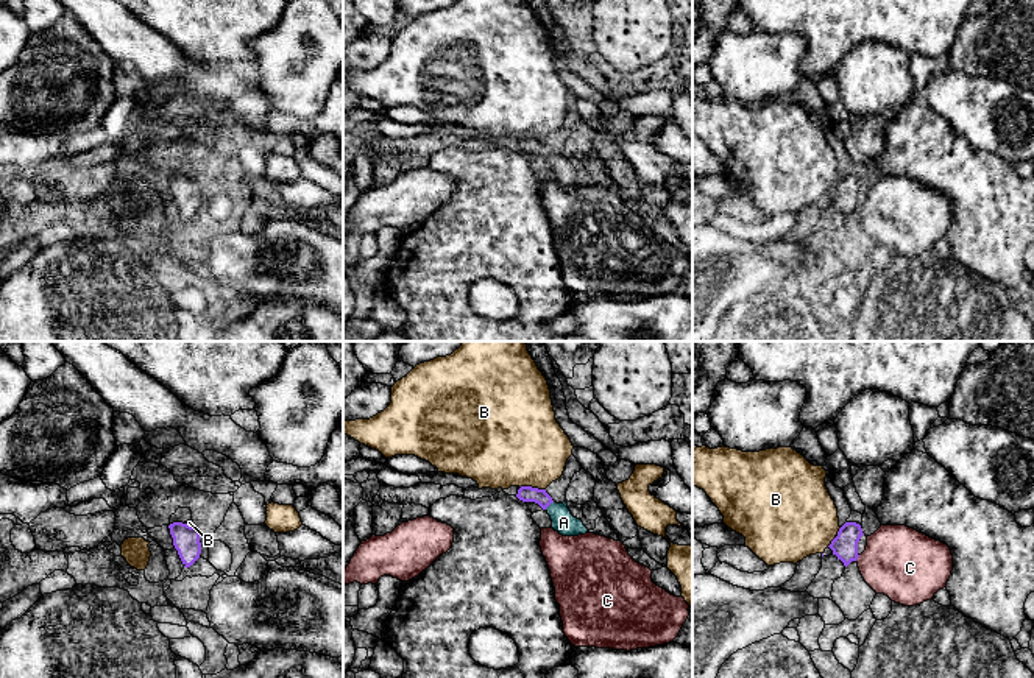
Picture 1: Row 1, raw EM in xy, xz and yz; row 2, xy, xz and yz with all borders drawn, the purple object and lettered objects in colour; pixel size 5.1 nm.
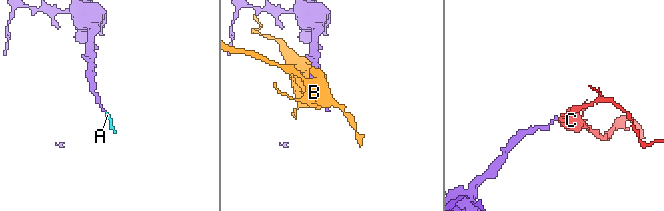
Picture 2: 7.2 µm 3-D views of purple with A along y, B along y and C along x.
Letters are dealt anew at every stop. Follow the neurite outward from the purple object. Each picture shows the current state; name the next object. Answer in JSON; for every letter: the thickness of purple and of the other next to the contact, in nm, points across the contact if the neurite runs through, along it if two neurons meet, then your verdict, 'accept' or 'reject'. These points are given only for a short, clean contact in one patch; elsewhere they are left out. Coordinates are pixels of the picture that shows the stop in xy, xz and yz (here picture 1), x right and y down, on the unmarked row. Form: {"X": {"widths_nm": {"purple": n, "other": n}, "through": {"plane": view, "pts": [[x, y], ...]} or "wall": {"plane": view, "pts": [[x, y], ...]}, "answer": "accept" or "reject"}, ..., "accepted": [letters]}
{"A": {"widths_nm": {"purple": 80, "other": 120}, "through": {"plane": "xz", "pts": [[524, 144], [538, 147], [548, 156], [563, 173]]}, "answer": "accept"}, "B": {"widths_nm": {"purple": 80, "other": 460}, "answer": "reject"}, "C": {"widths_nm": {"purple": 140, "other": 380}, "wall": {"plane": "yz", "pts": [[860, 206], [855, 211]]}, "answer": "reject"}, "accepted": ["A"]}

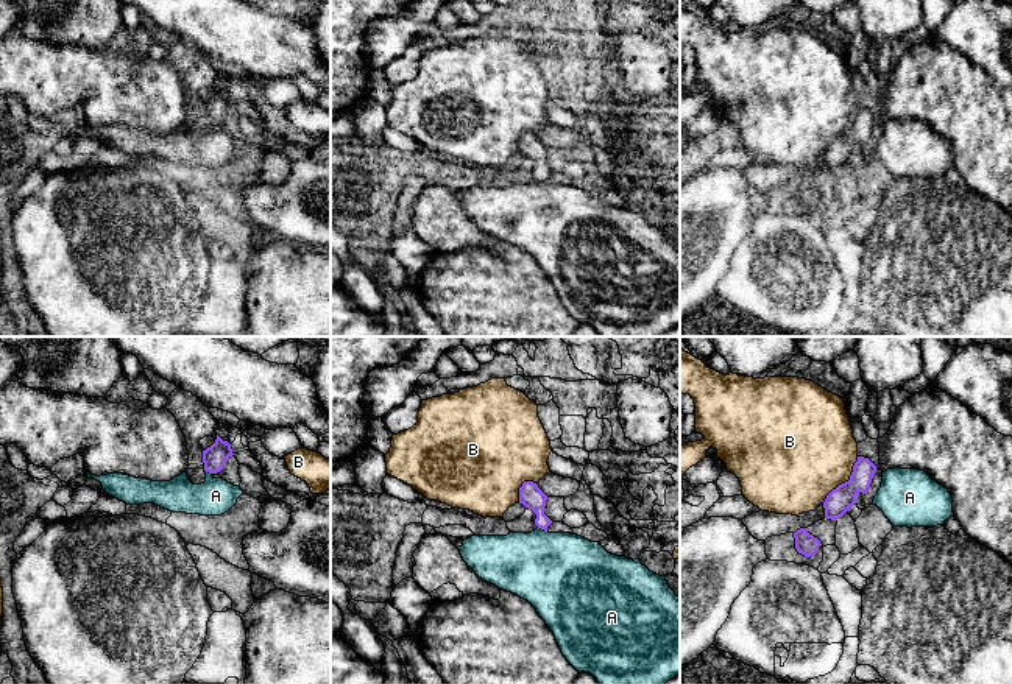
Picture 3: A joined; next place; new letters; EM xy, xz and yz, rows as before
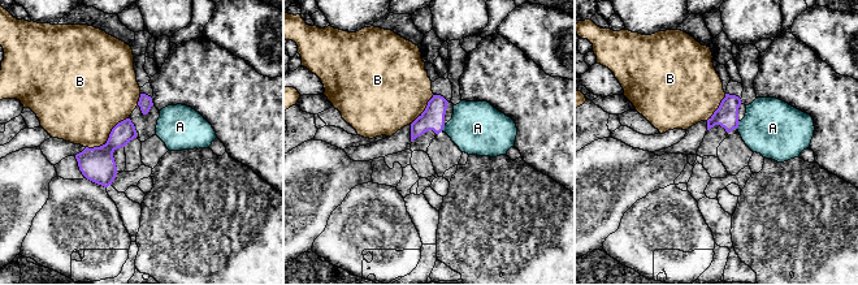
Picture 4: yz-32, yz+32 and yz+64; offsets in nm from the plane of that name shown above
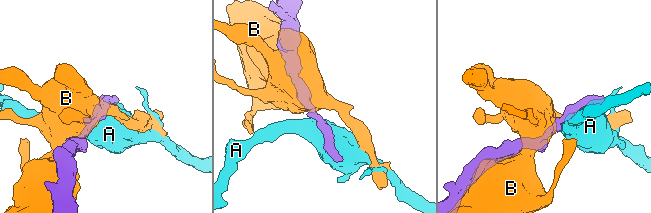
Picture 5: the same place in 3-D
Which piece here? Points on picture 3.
{"A": {"widths_nm": {"purple": 120, "other": 440}, "answer": "reject"}, "B": {"widths_nm": {"purple": 140, "other": 480}, "answer": "reject"}, "accepted": []}

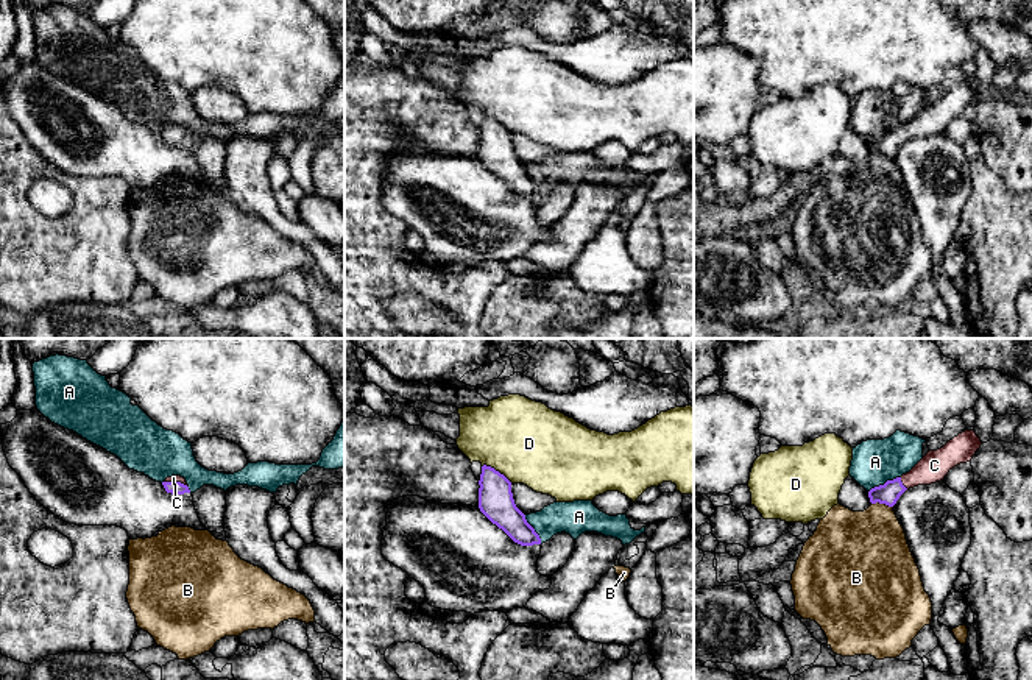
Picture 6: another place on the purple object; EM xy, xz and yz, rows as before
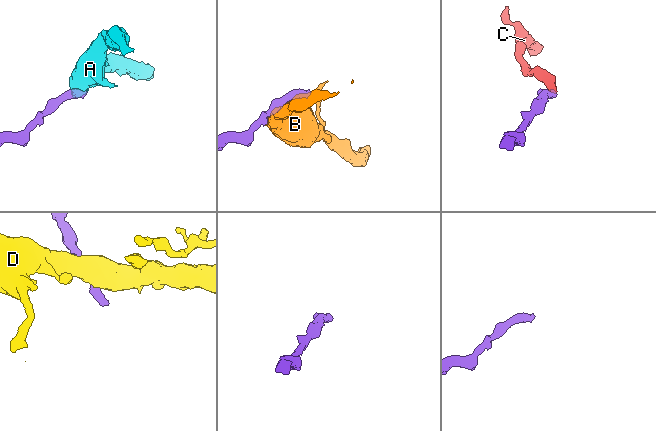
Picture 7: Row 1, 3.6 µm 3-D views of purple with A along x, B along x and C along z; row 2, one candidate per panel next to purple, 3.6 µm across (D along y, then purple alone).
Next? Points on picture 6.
{"A": {"widths_nm": {"purple": 110, "other": 240}, "wall": {"plane": "yz", "pts": [[900, 127], [875, 136], [869, 142]]}, "answer": "reject"}, "B": {"widths_nm": {"purple": 110, "other": 380}, "answer": "reject"}, "C": {"widths_nm": {"purple": 110, "other": 150}, "through": {"plane": "yz", "pts": [[889, 144], [901, 134], [934, 116]]}, "answer": "accept"}, "D": {"widths_nm": {"purple": 180, "other": 420}, "wall": {"plane": "xz", "pts": [[482, 116], [493, 117], [512, 133]]}, "answer": "reject"}, "accepted": ["C"]}

